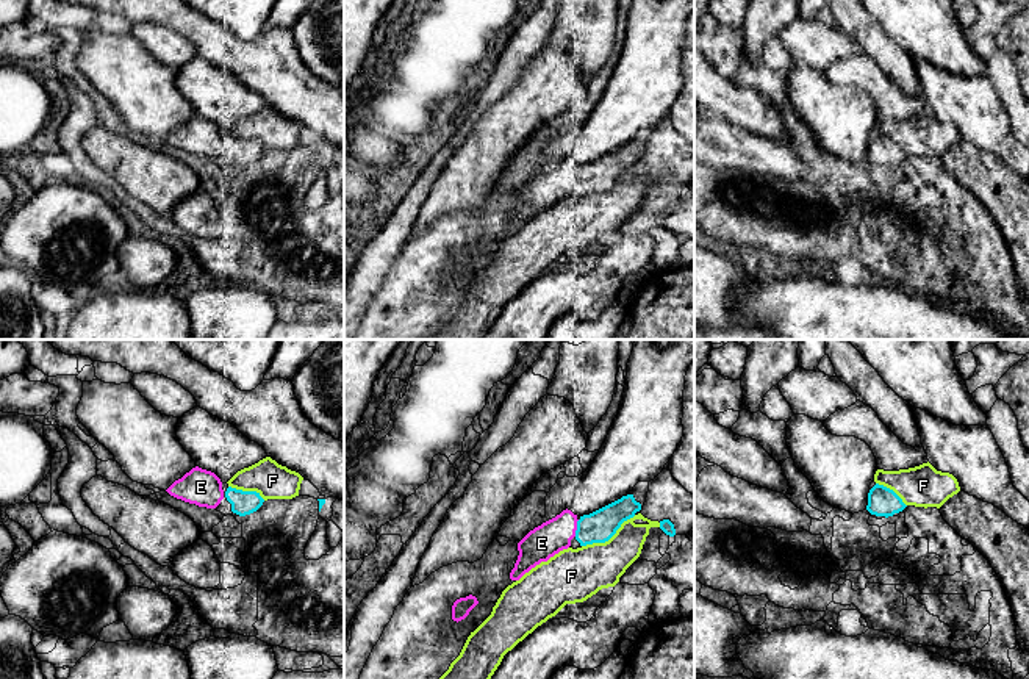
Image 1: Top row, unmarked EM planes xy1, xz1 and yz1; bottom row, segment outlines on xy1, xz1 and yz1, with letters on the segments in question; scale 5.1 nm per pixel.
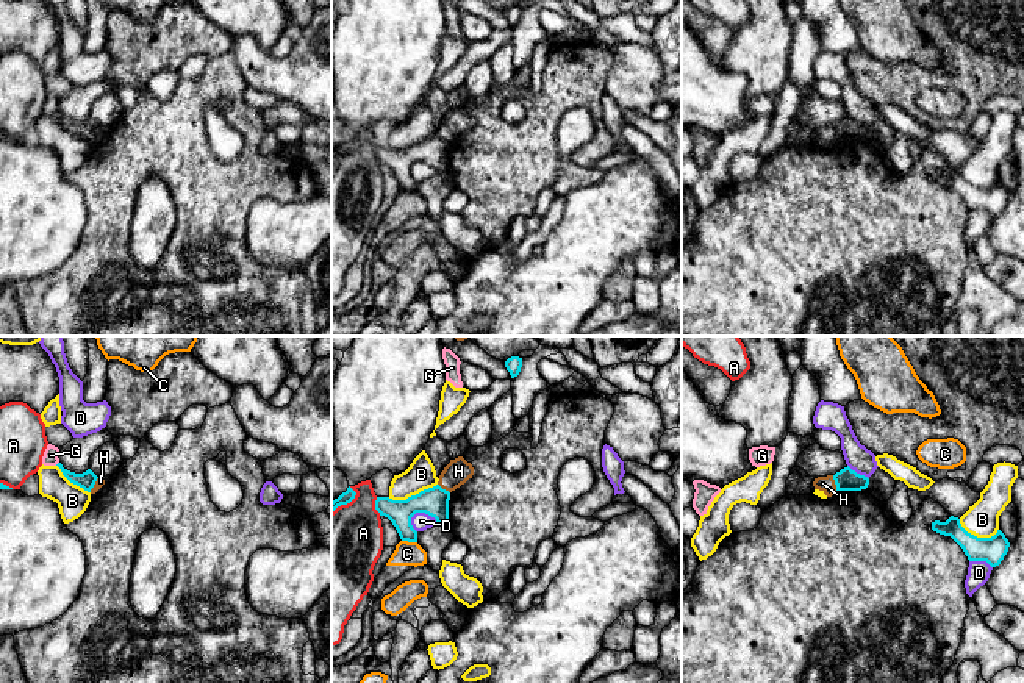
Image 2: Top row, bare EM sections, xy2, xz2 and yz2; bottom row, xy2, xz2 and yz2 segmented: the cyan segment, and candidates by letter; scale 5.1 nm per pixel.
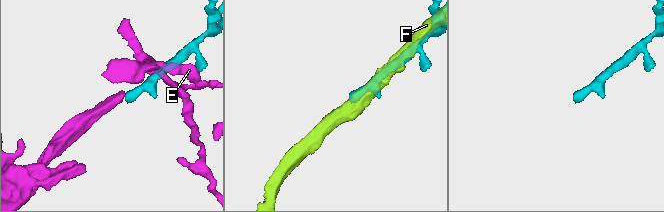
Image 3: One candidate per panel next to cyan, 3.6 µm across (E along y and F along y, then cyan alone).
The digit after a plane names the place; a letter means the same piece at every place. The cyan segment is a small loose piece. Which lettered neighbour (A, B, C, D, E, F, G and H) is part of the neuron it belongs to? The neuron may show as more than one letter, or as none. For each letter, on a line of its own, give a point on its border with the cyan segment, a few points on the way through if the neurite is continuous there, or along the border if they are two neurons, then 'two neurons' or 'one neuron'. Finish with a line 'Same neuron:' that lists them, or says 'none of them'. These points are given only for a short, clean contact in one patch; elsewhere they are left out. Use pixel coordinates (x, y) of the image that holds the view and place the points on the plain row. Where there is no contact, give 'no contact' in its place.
A: contact xz2 (375, 157); two neurons
B: contact xz2 (411, 146); two neurons
C: contact xz2 (410, 191); border xz2 (402, 189), (416, 193); two neurons
D: contact xz2 (424, 161); two neurons
E: contact xz1 (577, 177); one neuron
F: contact xz1 (609, 188); border xz1 (635, 165), (627, 168), (607, 190), (582, 196); two neurons
G: no contact; two neurons
H: contact yz2 (835, 133); border yz2 (832, 125), (837, 139); two neurons
Same neuron: E

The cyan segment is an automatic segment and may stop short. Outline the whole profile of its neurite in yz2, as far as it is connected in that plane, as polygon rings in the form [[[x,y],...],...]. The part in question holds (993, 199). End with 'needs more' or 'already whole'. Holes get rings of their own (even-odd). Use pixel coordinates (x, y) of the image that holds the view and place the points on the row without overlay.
[[[954,166],[946,172],[932,172],[932,180],[951,186],[963,198],[969,211],[986,211],[991,217],[1001,214],[1010,197],[1008,189],[1001,180],[991,188],[977,188],[968,183],[961,177],[960,169]]]; already whole

